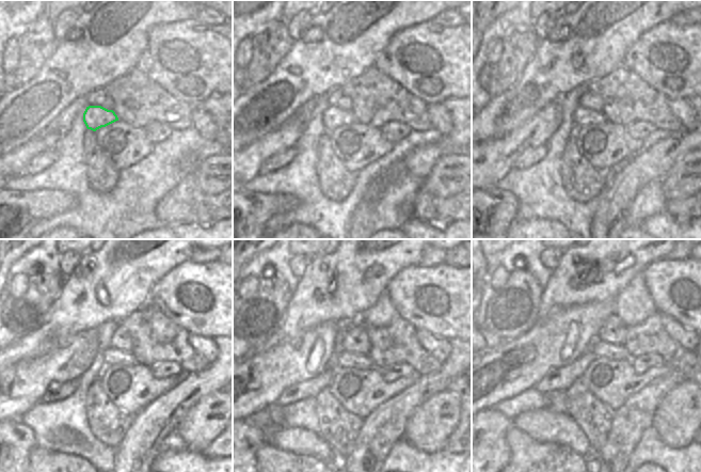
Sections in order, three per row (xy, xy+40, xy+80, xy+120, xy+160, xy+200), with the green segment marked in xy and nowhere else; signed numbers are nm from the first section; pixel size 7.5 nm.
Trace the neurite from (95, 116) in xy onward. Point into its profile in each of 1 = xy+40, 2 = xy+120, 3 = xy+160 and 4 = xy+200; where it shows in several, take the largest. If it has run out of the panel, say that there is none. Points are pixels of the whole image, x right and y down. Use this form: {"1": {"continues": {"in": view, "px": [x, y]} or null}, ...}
{"1": {"continues": {"in": "xy+40", "px": [333, 118]}}, "2": {"continues": {"in": "xy+120", "px": [110, 356]}}, "3": {"continues": {"in": "xy+160", "px": [347, 359]}}, "4": {"continues": {"in": "xy+200", "px": [601, 349]}}}

